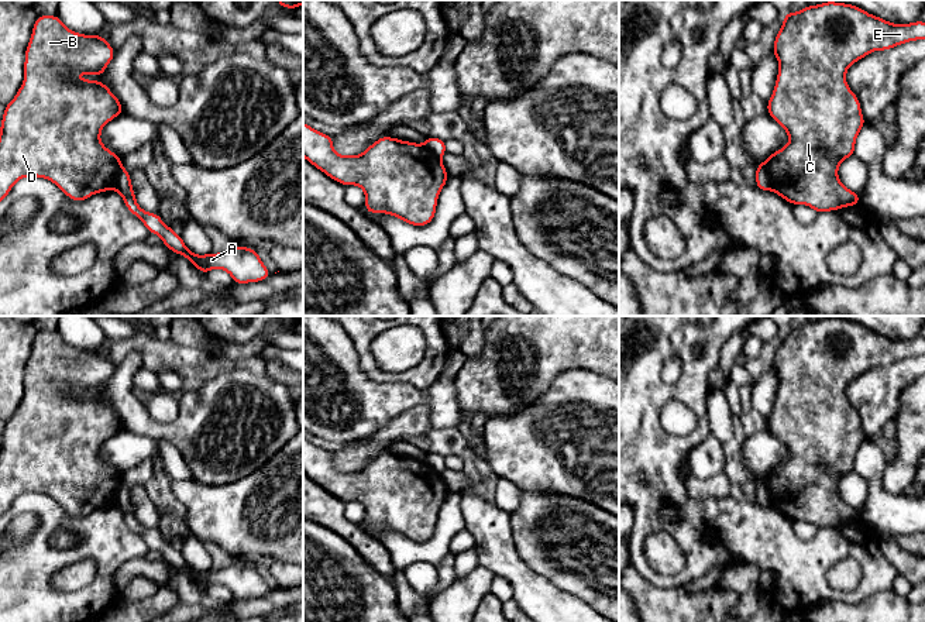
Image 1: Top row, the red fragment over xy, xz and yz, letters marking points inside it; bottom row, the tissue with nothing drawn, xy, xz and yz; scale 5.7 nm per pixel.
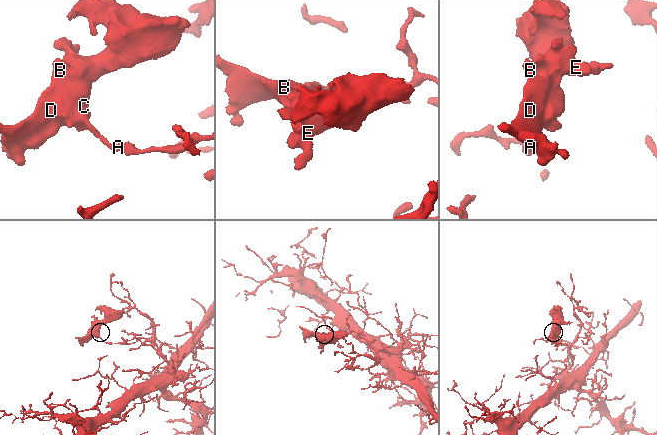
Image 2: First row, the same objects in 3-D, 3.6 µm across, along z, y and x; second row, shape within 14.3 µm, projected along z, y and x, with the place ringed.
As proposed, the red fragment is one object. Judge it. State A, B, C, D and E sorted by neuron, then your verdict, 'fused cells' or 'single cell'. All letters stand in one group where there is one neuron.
A / B C D E | fused cells

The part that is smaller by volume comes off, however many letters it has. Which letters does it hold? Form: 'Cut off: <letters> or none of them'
Cut off: B, C, D, E

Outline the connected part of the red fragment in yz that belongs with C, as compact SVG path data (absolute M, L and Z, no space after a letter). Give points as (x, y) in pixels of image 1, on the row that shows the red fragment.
M825 1L818 6L784 14L784 23L777 32L773 54L778 59L778 75L773 94L767 102L767 113L788 134L788 144L767 158L771 176L771 190L791 205L807 205L816 213L832 212L860 205L860 195L847 189L838 178L840 162L854 155L854 142L866 124L857 96L846 83L846 71L873 51L887 51L909 41L925 38L925 23L888 23L863 8L846 3Z

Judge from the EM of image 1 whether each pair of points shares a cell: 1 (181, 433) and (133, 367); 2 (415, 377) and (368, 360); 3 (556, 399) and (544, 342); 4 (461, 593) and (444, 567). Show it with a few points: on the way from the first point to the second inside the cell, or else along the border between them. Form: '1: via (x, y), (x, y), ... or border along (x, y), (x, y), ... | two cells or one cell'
1: via (158, 430), (152, 429), (126, 402), (126, 389) | one cell
2: via (402, 377), (384, 377), (378, 373) | one cell
3: border along (584, 368), (564, 370), (529, 404) | two cells
4: border along (456, 580), (439, 594) | two cells

